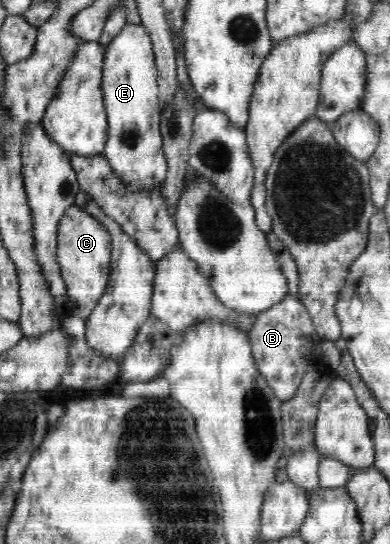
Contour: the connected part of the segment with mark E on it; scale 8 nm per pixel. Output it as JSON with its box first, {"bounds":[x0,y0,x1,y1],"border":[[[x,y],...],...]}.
{"bounds":[101,23,168,191],"border":[[[126,23],[122,31],[106,44],[104,53],[101,84],[108,139],[101,154],[131,191],[152,191],[163,184],[167,176],[168,162],[160,134],[162,112],[157,79],[157,65],[148,32],[141,23]]]}

